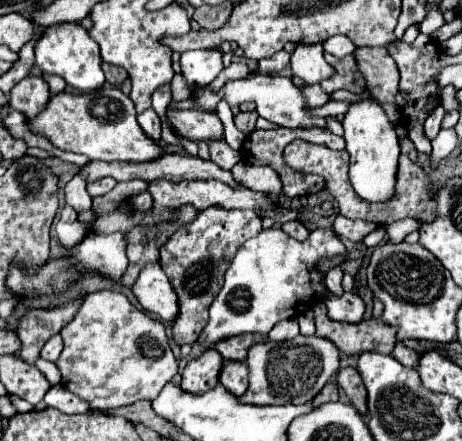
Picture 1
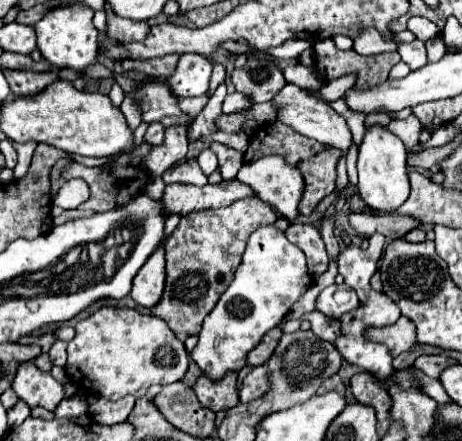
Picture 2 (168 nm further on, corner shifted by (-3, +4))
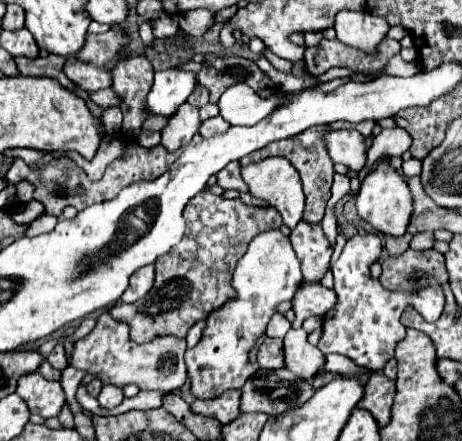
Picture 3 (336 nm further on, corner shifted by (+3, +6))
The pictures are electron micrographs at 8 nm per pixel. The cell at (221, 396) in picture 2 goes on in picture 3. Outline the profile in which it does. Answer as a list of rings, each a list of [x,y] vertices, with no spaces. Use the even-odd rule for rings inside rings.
[[[229,389],[215,399],[195,399],[191,411],[205,417],[215,417],[219,423],[225,425],[239,413],[239,395],[241,395],[239,391]]]

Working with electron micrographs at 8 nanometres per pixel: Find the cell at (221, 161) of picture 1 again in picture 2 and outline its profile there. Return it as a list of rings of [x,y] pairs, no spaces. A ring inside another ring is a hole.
[[[213,143],[211,149],[217,153],[219,157],[219,171],[221,171],[221,177],[223,179],[235,179],[239,167],[243,165],[243,153],[235,151],[235,149],[229,149],[225,145],[219,145],[219,143]]]

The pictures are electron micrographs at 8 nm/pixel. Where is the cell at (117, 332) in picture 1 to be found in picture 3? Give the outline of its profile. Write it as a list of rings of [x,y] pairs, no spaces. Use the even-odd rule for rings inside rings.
[[[103,311],[97,317],[93,331],[73,345],[73,353],[67,357],[67,361],[71,367],[83,369],[85,373],[93,375],[105,385],[111,383],[123,389],[125,385],[135,383],[141,389],[155,389],[155,391],[169,393],[179,389],[187,379],[187,367],[183,361],[185,349],[187,349],[185,339],[177,339],[173,335],[155,337],[153,341],[141,343],[141,345],[133,343],[127,333],[127,323],[113,319],[109,311]],[[165,359],[173,359],[171,367],[163,367]]]

